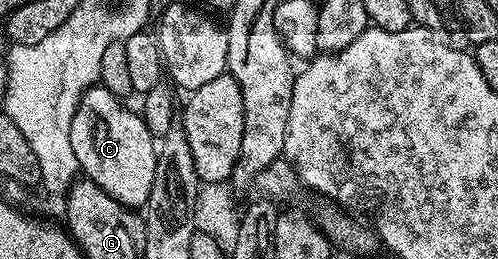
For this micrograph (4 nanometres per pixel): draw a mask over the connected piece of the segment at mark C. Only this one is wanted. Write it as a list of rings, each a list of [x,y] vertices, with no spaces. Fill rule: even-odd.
[[[94,85],[81,94],[75,117],[71,121],[71,149],[75,149],[77,166],[99,189],[125,207],[144,208],[155,181],[158,148],[155,137],[136,110],[121,107],[122,100],[106,87]]]

